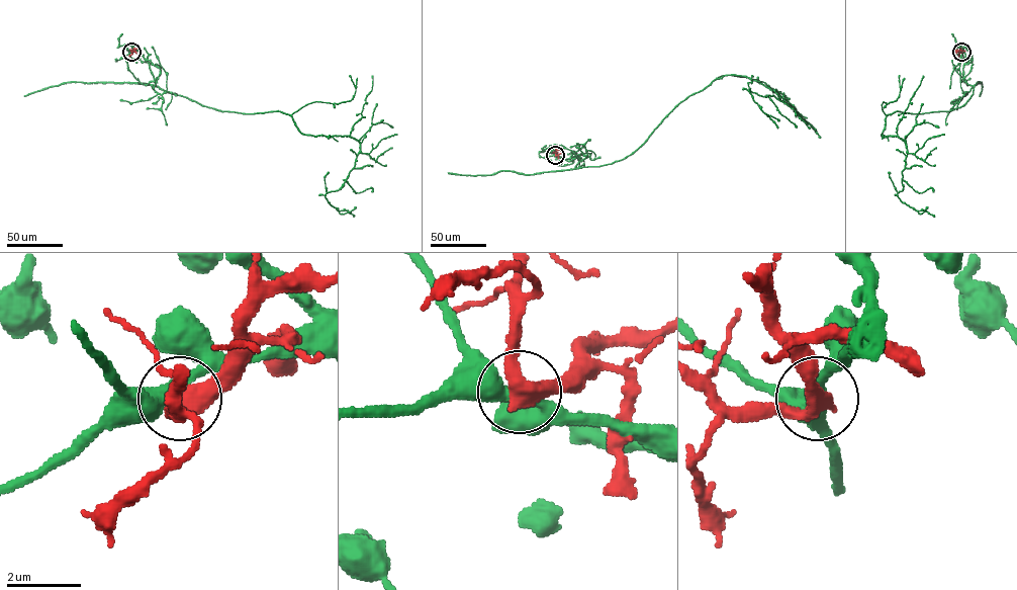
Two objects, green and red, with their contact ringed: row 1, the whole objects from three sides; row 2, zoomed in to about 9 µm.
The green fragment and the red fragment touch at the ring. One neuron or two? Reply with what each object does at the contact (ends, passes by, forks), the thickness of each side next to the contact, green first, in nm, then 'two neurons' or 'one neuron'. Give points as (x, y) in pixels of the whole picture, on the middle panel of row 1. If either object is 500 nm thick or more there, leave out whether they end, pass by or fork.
green passes by; red passes by; calibres 440 and 480 nm; two neurons

